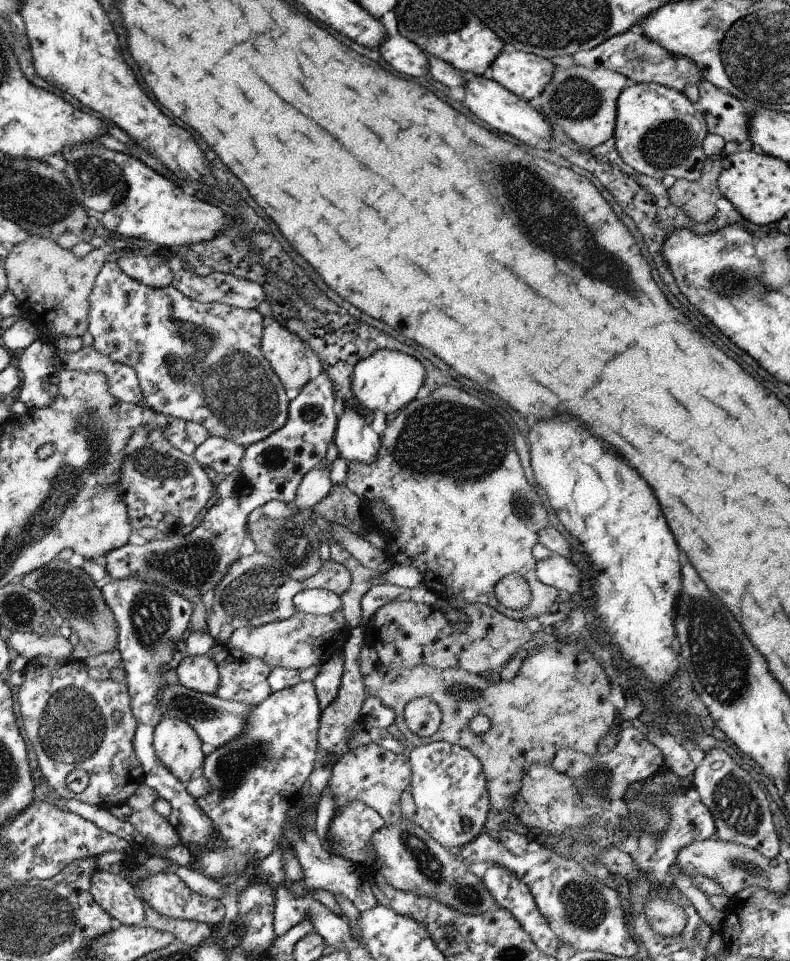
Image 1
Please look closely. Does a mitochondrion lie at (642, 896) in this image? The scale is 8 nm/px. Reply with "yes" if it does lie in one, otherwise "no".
no

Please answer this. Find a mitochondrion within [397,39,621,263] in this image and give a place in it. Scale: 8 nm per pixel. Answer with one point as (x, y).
(574, 99)

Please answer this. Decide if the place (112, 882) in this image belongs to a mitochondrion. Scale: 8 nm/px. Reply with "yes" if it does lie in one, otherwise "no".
no

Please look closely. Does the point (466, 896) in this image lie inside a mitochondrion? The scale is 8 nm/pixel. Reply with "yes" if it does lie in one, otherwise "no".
yes

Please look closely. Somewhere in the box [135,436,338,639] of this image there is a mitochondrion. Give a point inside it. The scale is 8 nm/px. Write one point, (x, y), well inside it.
(193, 566)

